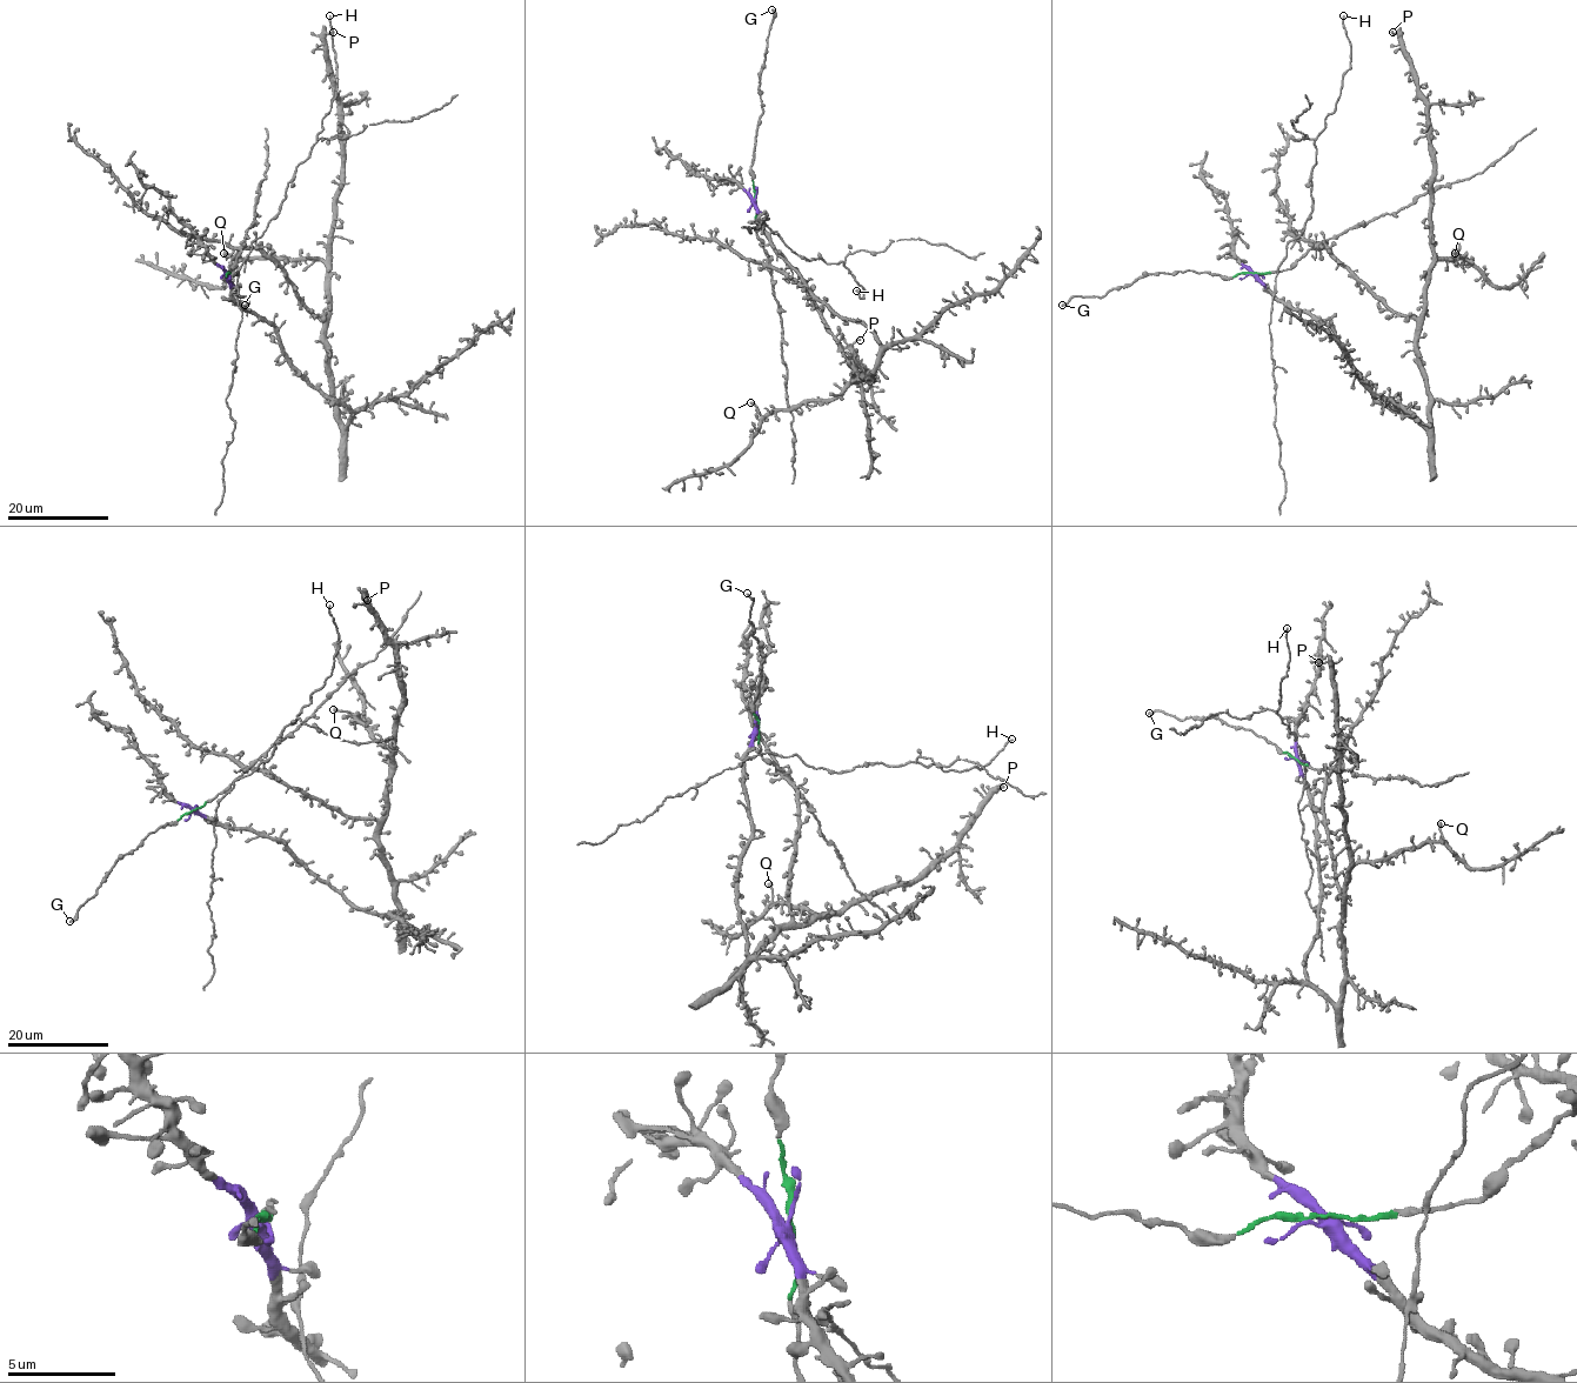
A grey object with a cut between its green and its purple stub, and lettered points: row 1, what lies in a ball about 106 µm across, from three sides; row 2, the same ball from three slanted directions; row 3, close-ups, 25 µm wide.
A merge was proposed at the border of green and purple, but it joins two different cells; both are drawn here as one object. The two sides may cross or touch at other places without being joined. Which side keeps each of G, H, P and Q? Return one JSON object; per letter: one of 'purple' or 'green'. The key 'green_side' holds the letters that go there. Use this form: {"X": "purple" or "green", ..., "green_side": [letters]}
{"G": "green", "H": "purple", "P": "purple", "Q": "purple", "green_side": ["G"]}

